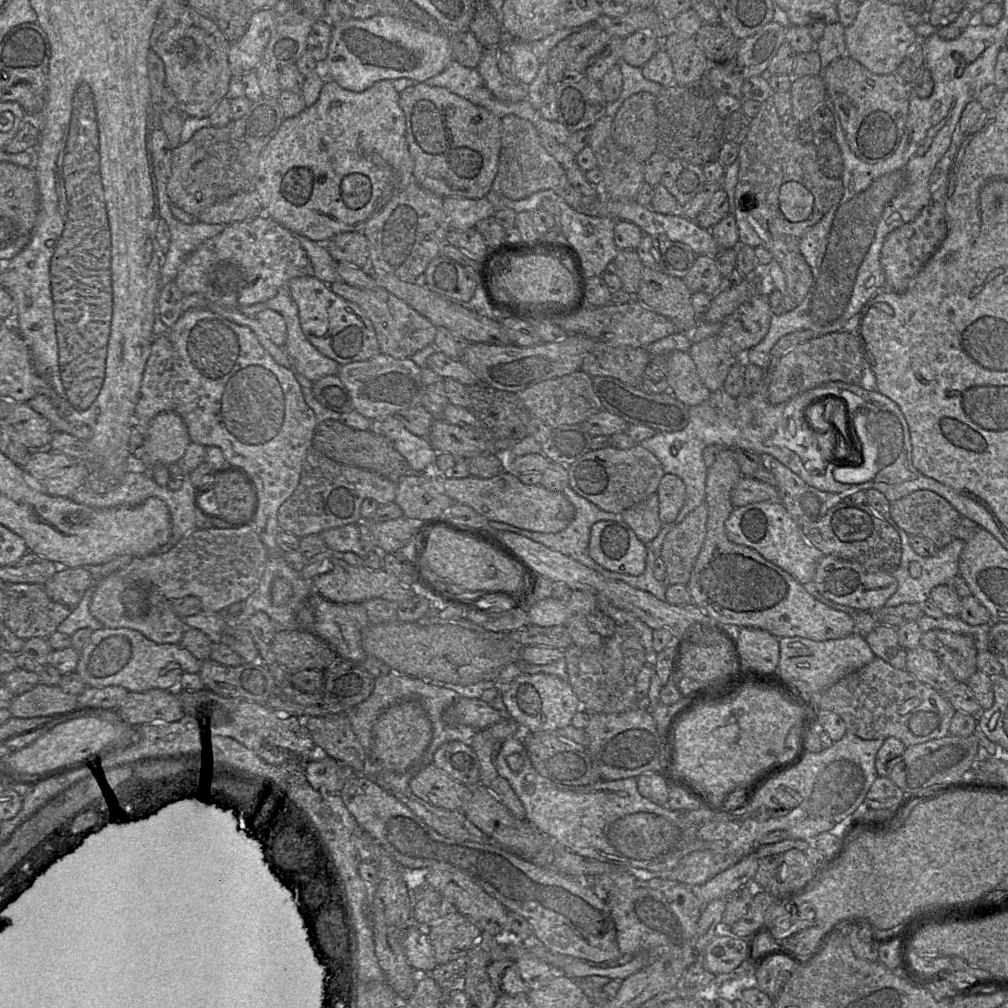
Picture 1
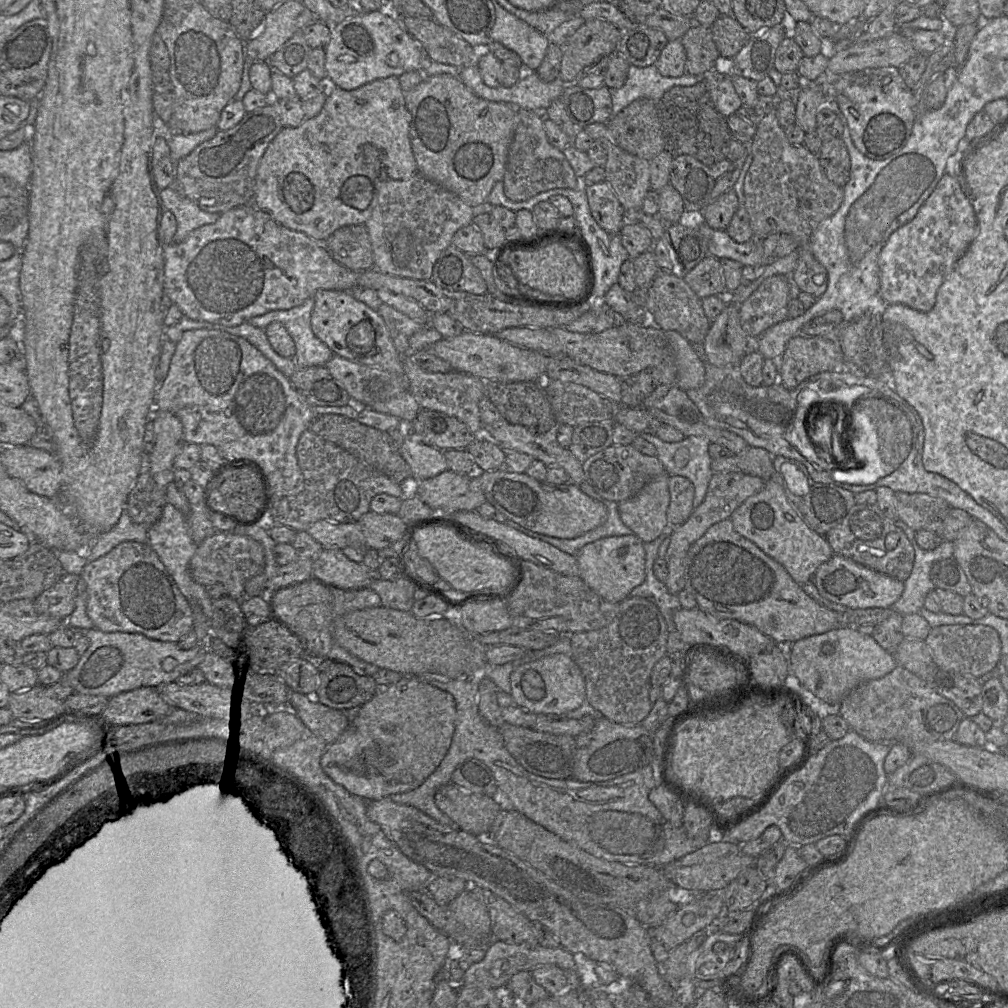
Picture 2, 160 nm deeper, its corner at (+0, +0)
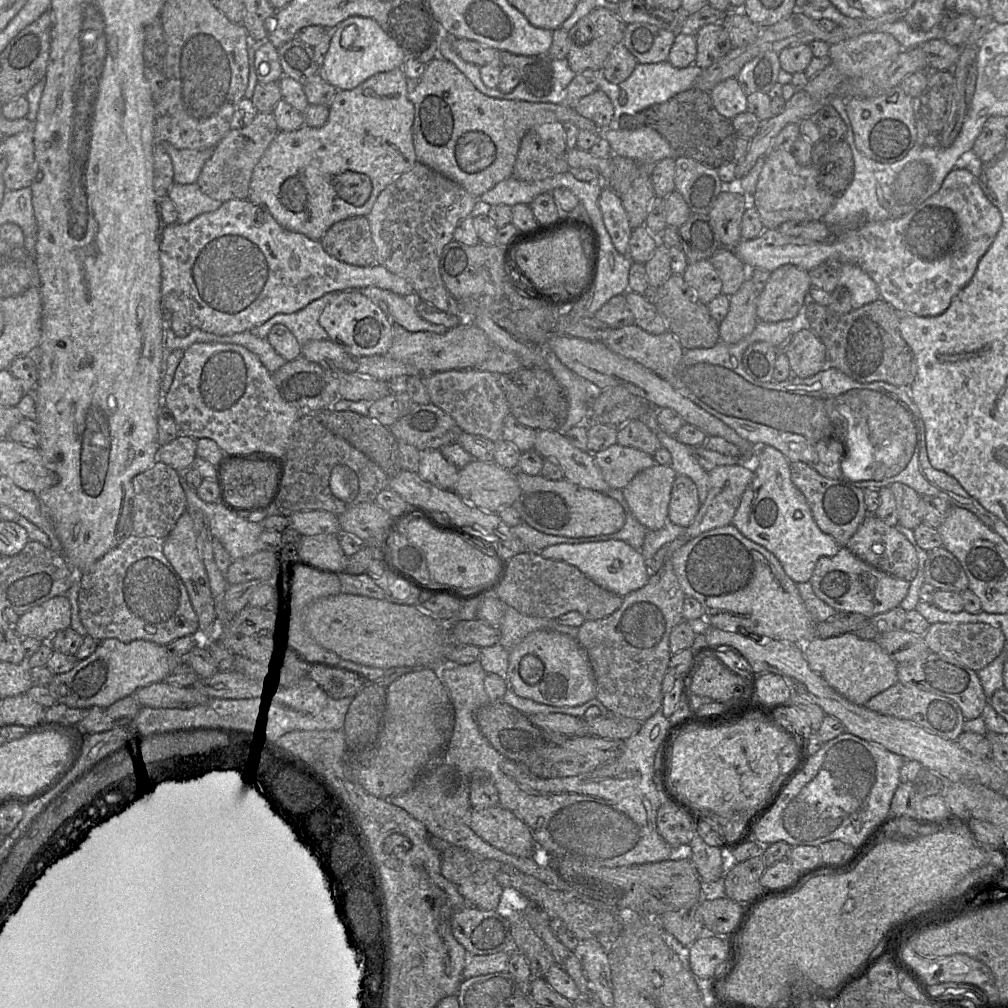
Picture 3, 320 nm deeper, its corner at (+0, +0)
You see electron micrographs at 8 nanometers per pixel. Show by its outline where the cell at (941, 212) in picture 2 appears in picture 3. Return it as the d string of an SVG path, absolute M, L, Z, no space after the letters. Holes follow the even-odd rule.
M954 168L946 176L941 188L934 195L932 195L929 199L925 200L918 207L916 207L910 213L901 218L865 223L856 230L839 233L832 240L824 242L810 241L802 237L787 236L782 234L778 229L765 229L756 238L750 240L741 240L735 246L733 251L749 269L765 269L769 272L772 272L775 269L786 264L791 264L807 271L810 271L813 268L824 263L853 264L861 268L872 278L872 280L876 283L878 287L881 299L890 304L900 314L912 314L916 316L937 316L942 314L949 308L953 298L971 281L980 259L990 248L991 244L996 238L998 231L1001 228L1001 225L1001 212L984 195L978 183L978 178L976 178L968 170Z

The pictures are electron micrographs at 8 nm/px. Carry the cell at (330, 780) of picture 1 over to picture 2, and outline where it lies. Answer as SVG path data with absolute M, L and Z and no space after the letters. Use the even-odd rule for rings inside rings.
M416 676L389 685L361 706L358 716L321 758L323 771L349 792L368 801L420 786L446 756L454 734L454 697Z

